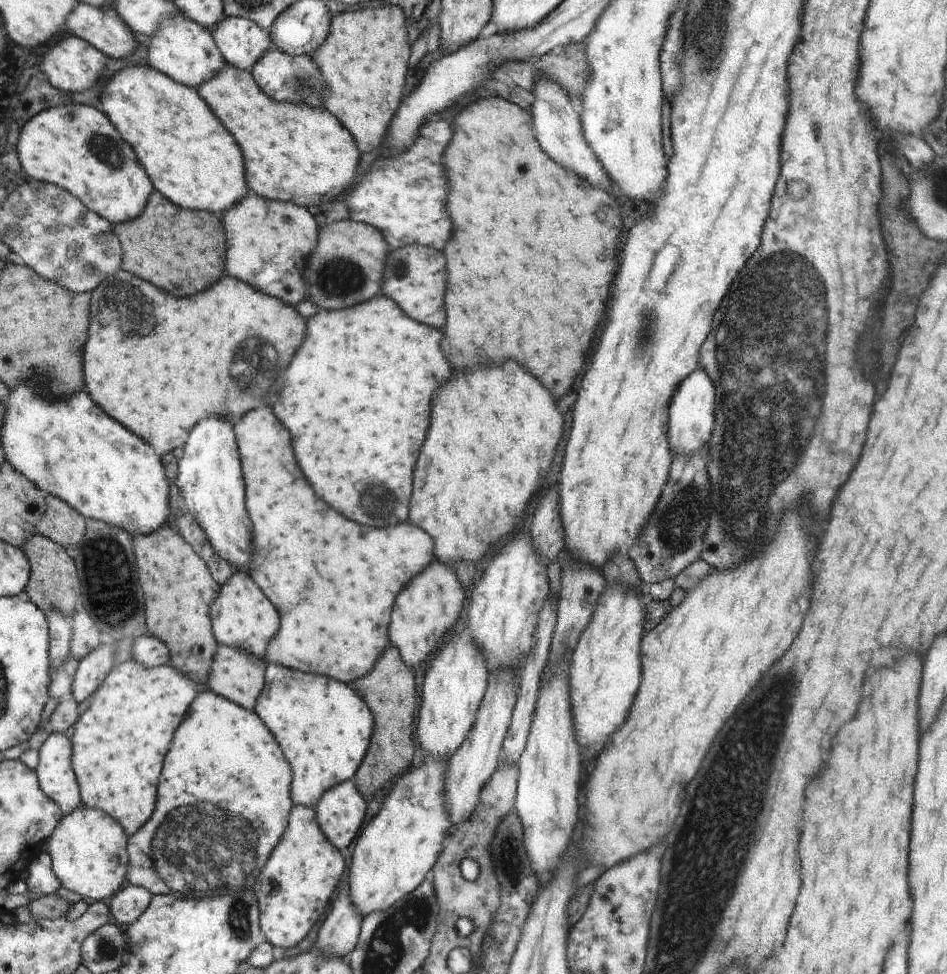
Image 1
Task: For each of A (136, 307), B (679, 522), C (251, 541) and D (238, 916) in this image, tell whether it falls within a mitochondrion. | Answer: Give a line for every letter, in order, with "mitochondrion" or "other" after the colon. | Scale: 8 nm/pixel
A: mitochondrion
B: mitochondrion
C: other
D: mitochondrion

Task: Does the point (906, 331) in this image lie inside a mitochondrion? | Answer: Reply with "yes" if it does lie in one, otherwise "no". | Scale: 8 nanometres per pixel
no

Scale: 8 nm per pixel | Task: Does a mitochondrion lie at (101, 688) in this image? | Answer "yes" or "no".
no

